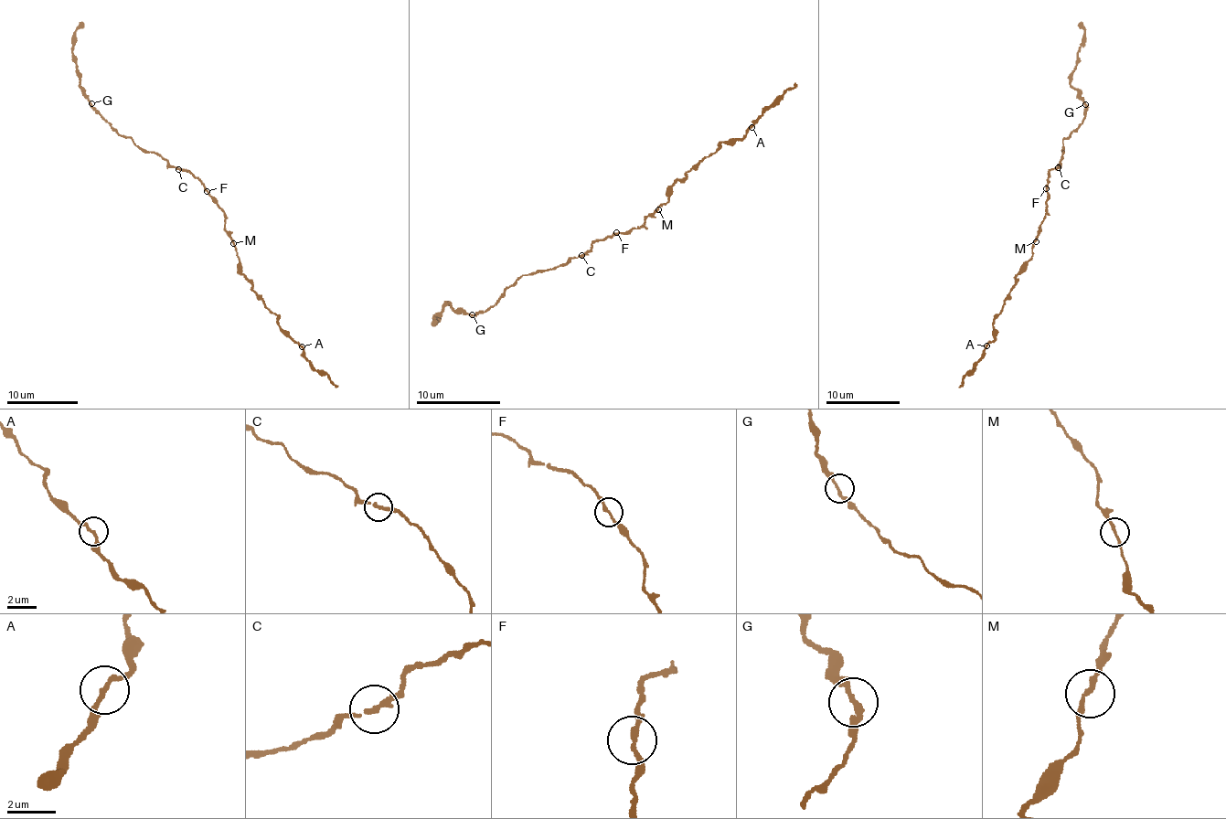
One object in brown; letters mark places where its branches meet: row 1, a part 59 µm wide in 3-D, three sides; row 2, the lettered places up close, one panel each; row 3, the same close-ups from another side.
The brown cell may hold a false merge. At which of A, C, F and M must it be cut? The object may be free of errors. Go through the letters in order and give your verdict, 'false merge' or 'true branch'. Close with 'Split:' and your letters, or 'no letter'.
A: true branch
C: true branch
F: true branch
M: true branch
Split: no letter

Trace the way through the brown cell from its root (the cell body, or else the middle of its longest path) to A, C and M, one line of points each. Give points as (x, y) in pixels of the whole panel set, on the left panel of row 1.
A: (210, 196), (224, 212), (225, 229), (235, 245), (240, 274), (264, 306), (277, 316), (280, 327), (302, 346)
C: (210, 196), (194, 175), (178, 168)
M: (210, 196), (224, 212), (225, 229), (233, 243)

